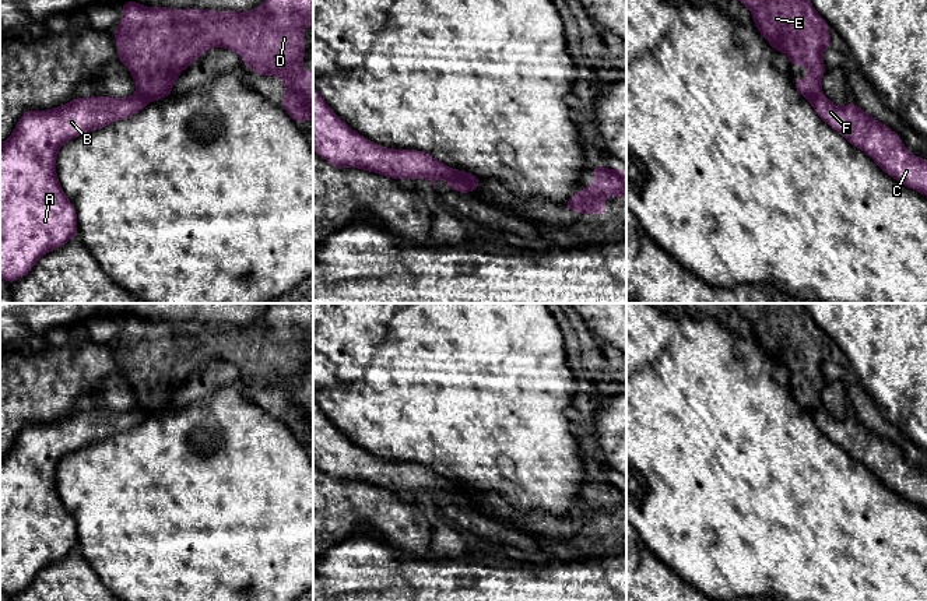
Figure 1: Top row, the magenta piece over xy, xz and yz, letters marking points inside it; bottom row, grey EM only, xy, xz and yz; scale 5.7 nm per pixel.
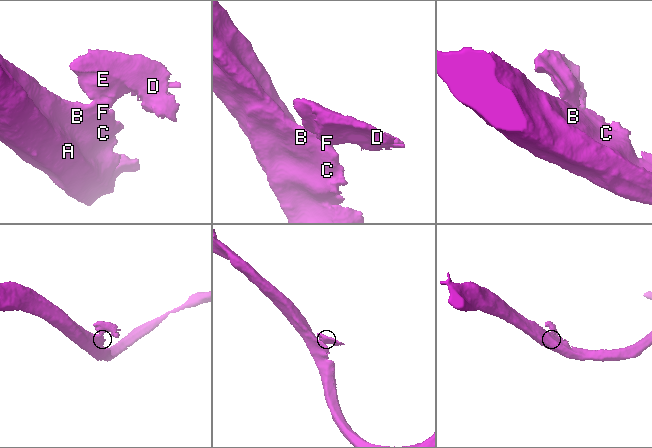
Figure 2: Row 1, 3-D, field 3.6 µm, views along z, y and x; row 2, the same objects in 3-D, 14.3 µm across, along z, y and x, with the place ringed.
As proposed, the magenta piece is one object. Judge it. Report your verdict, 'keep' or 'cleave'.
cleave

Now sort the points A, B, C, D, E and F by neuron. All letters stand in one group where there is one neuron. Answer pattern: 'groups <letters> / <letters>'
groups A B C F / D E

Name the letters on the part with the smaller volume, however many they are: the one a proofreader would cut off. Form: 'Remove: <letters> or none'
Remove: D, E

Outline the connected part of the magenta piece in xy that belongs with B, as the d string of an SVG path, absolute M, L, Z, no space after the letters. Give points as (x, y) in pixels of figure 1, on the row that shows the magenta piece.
M134 94L127 98L76 98L59 108L27 110L13 134L0 145L0 277L7 282L25 277L38 259L77 236L77 212L66 197L57 175L60 147L88 131L141 112L150 101Z

